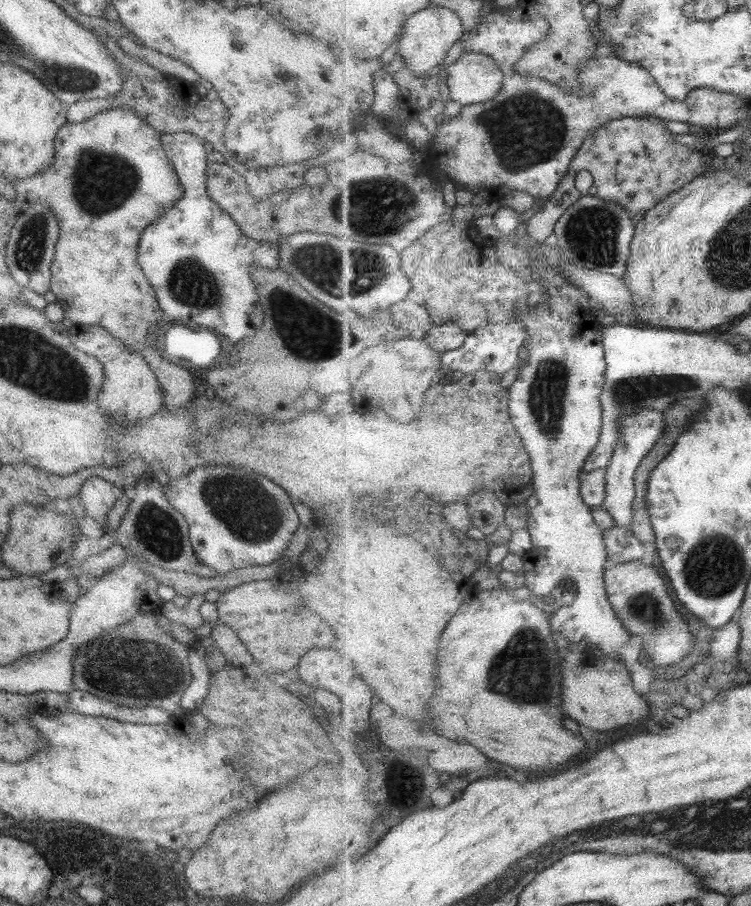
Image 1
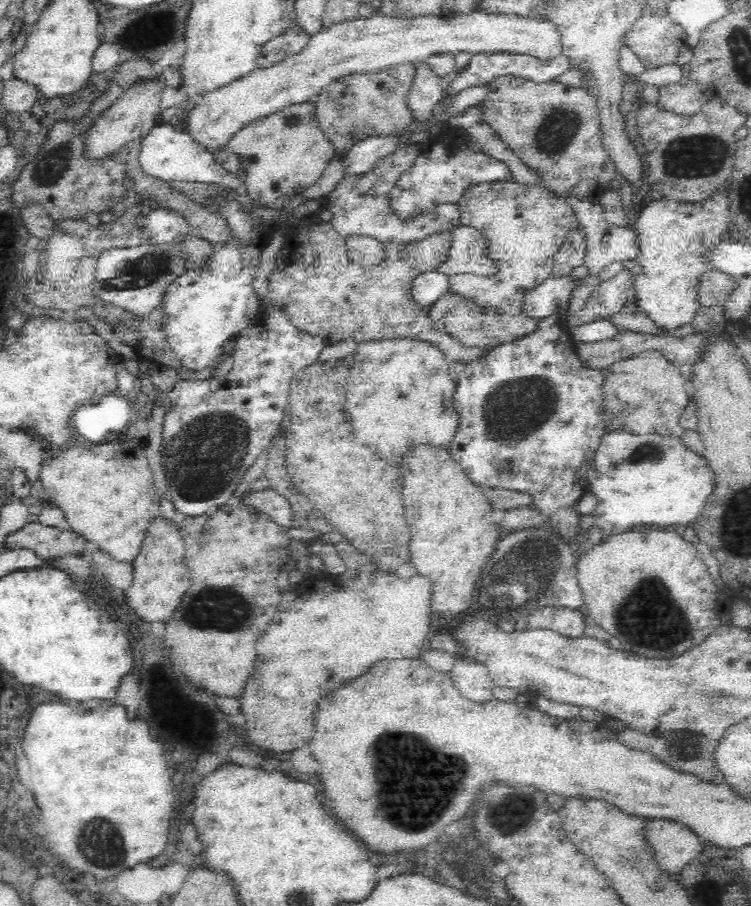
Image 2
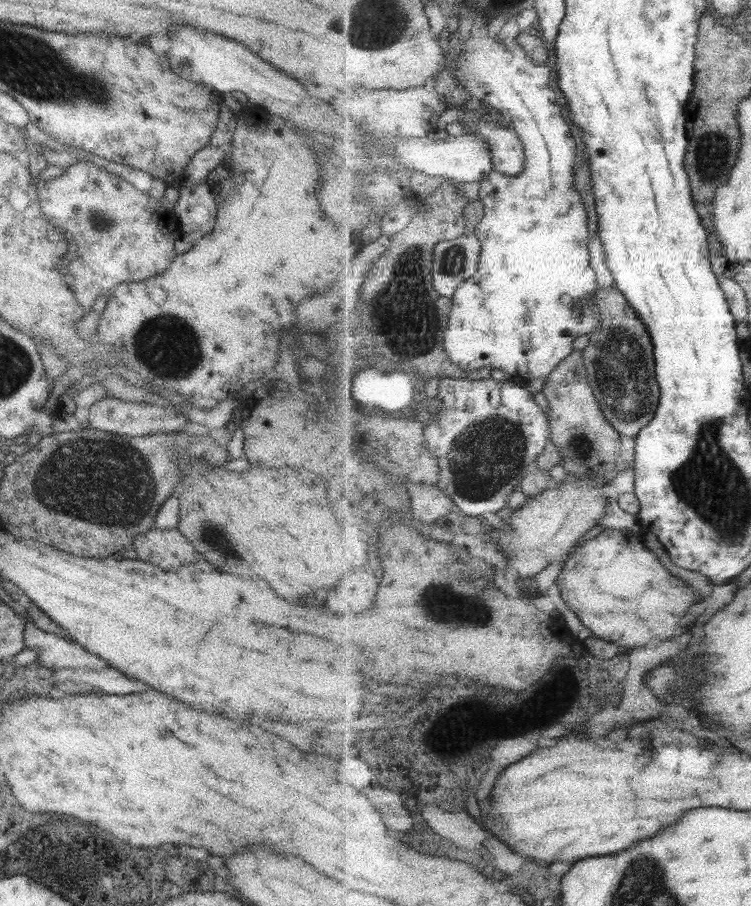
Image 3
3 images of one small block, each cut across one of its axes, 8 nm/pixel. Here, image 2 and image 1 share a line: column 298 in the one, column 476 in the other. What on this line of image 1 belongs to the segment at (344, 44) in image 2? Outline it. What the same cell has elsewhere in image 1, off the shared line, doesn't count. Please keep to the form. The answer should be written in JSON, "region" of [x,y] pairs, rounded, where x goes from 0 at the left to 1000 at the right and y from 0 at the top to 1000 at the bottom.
{"region":[[[622,57],[595,75],[599,110],[614,117],[648,114],[668,98],[671,82],[650,60]]]}

